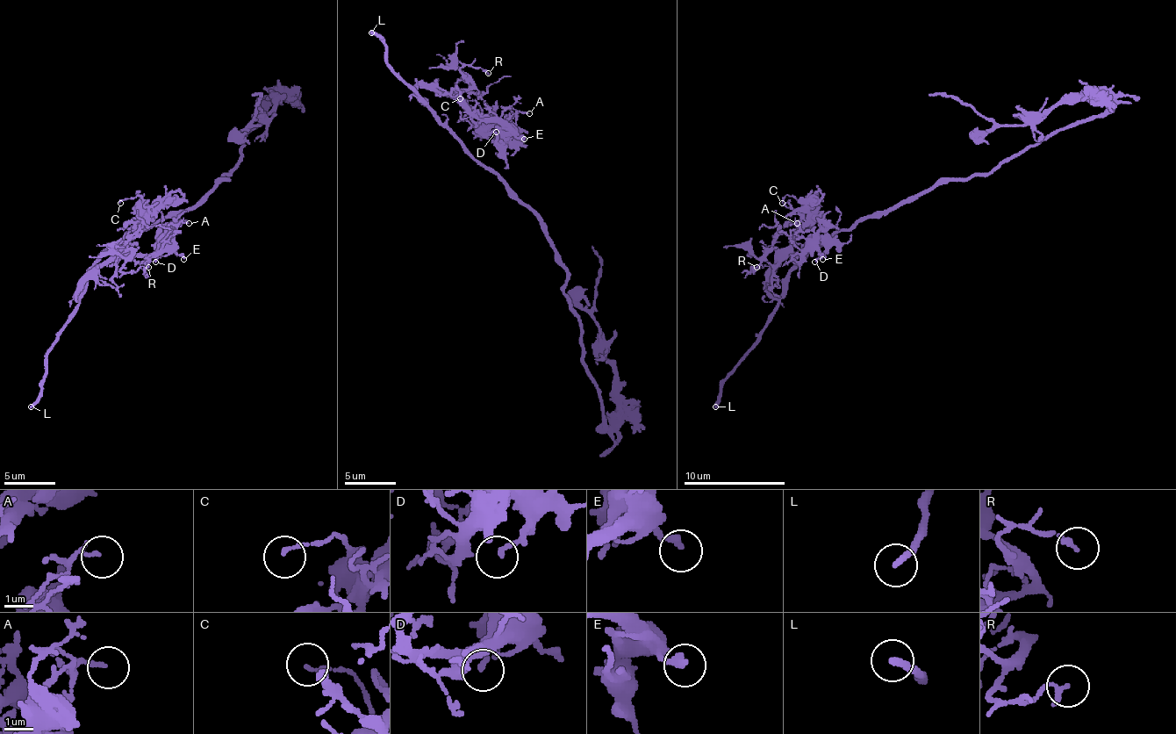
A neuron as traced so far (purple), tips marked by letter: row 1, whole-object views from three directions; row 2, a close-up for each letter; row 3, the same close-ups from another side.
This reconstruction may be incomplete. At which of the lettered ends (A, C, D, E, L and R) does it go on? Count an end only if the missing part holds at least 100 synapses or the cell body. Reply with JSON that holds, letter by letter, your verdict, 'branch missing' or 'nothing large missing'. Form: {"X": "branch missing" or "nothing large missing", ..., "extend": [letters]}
{"A": "nothing large missing", "C": "nothing large missing", "D": "nothing large missing", "E": "nothing large missing", "L": "branch missing", "R": "nothing large missing", "extend": ["L"]}

